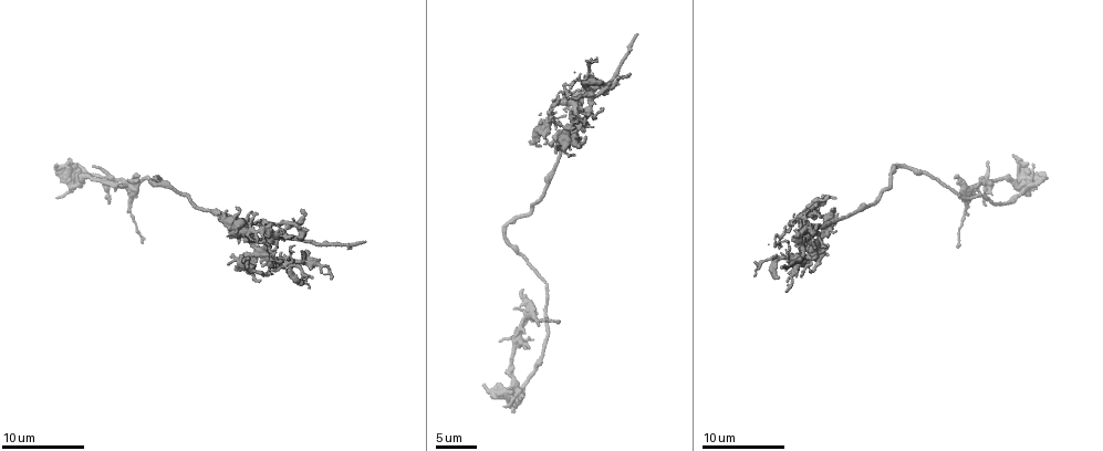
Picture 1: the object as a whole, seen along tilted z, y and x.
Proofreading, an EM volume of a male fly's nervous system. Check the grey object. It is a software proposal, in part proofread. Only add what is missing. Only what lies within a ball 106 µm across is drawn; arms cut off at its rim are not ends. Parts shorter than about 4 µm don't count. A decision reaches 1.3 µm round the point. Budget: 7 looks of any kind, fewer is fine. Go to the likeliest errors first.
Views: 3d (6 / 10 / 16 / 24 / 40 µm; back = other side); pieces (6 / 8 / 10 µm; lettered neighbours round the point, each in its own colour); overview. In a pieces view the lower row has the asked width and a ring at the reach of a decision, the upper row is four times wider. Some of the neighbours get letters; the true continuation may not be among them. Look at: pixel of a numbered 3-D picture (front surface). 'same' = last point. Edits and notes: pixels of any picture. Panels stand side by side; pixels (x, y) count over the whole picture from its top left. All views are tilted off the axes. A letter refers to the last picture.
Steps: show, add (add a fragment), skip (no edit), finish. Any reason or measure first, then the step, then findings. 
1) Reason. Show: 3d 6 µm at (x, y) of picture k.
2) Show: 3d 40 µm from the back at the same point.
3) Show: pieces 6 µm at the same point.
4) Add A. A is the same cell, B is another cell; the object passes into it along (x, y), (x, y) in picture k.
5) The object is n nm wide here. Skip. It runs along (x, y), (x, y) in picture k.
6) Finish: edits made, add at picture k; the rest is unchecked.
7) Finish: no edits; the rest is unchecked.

Tapers out. Show: 3d 10 µm at (960, 246) of picture 1.

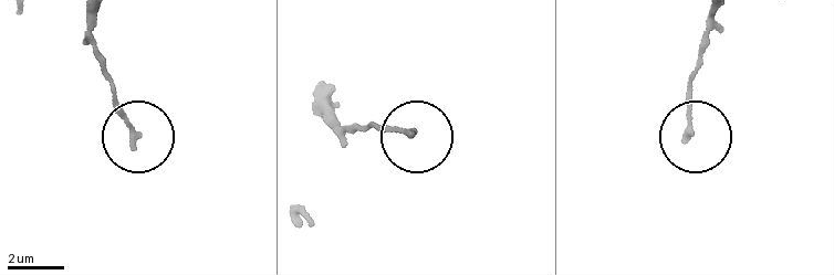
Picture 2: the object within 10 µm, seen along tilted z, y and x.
Show: pieces 10 µm at (687, 137) of picture 2.

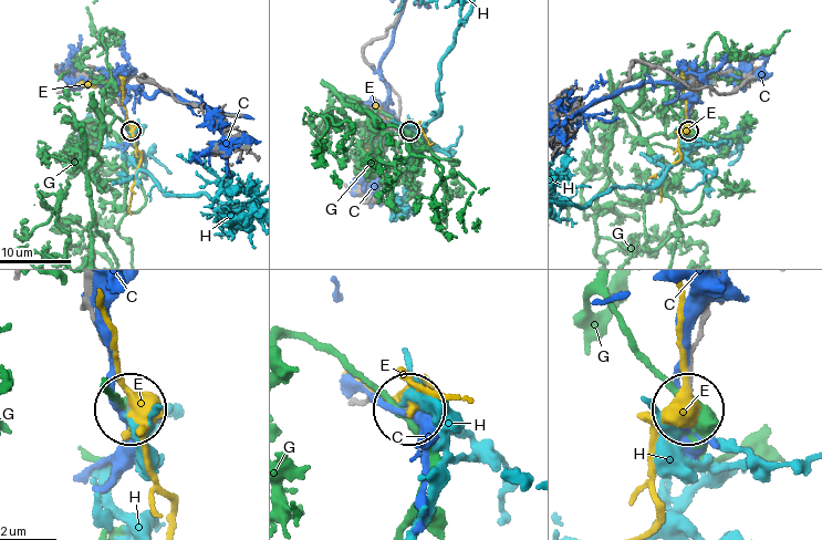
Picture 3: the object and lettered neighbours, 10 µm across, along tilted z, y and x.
Skip. C, E, G and H are other cells; it runs along (87, 289), (90, 317), (131, 406) in picture 3; none of them fits.

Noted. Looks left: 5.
Show: 3d 10 µm at (527, 347) of picture 1.

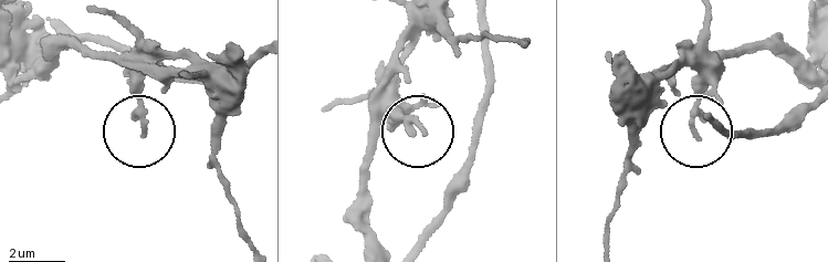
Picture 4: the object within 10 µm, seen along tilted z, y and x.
Show: pieces 10 µm at (424, 127) of picture 4.

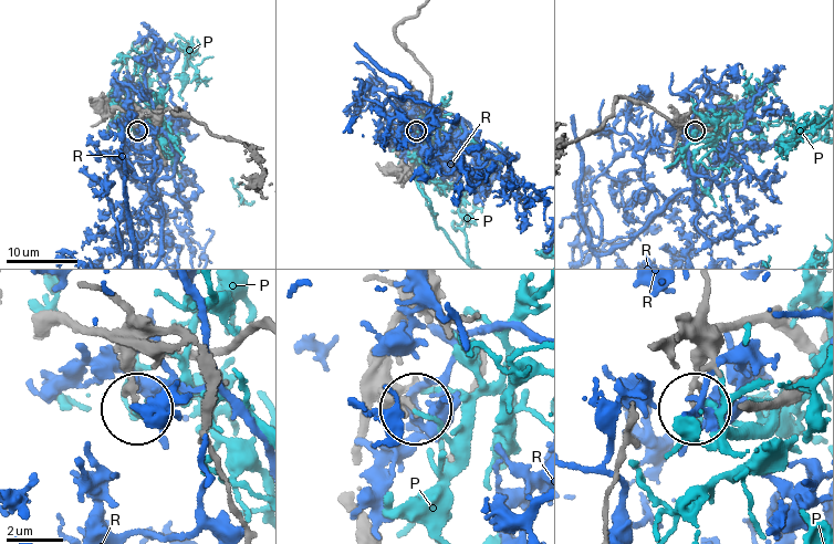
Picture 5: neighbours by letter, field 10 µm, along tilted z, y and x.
Skip. P and R are other cells; none of them fits.

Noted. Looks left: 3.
Thin end. Show: 3d 6 µm at (504, 406) of picture 1.

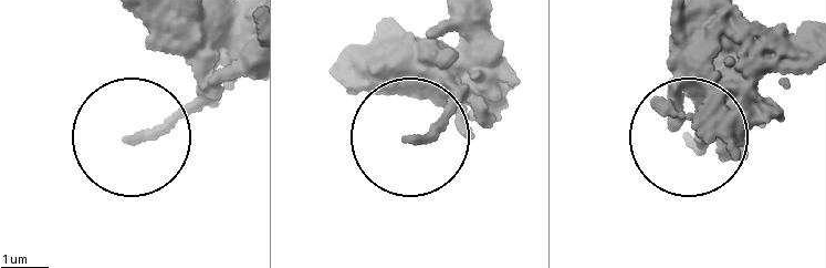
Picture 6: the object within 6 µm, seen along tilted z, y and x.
Show: pieces 6 µm at (134, 137) of picture 6.

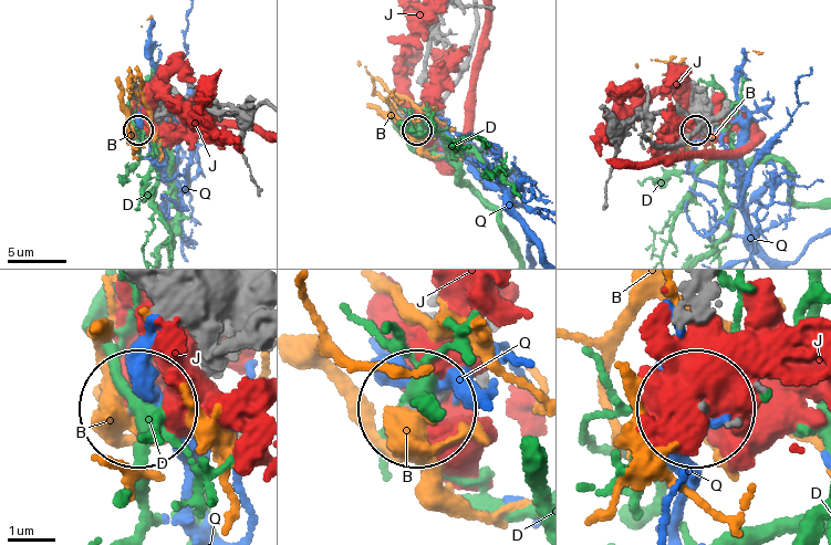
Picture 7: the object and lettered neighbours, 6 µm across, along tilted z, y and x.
The object is 170 nm wide here. Skip. B, D, J and Q are other cells; none of them fits.

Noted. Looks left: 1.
Finish: no edits; the rest is unchecked.

